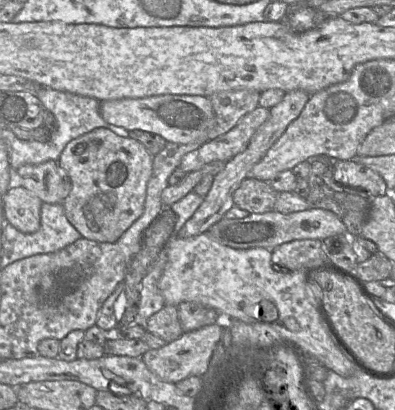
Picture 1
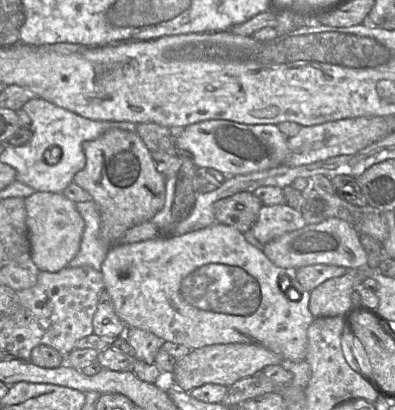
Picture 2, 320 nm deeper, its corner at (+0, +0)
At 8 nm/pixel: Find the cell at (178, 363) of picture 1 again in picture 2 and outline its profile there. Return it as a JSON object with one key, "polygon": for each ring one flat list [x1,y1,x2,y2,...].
{"polygon":[[230,343,191,349,183,358,176,360,173,370,174,386,190,392,204,384,219,384,229,387,242,378,261,372,268,365,283,363,284,359,258,344]]}

